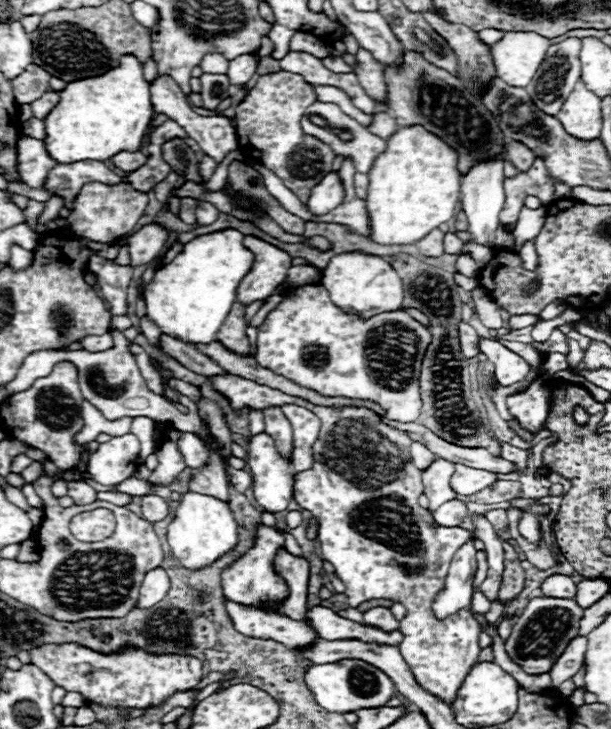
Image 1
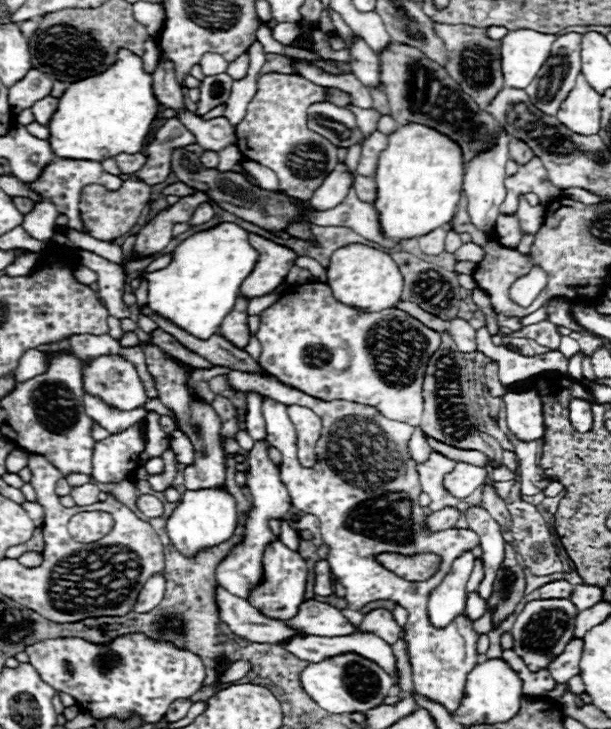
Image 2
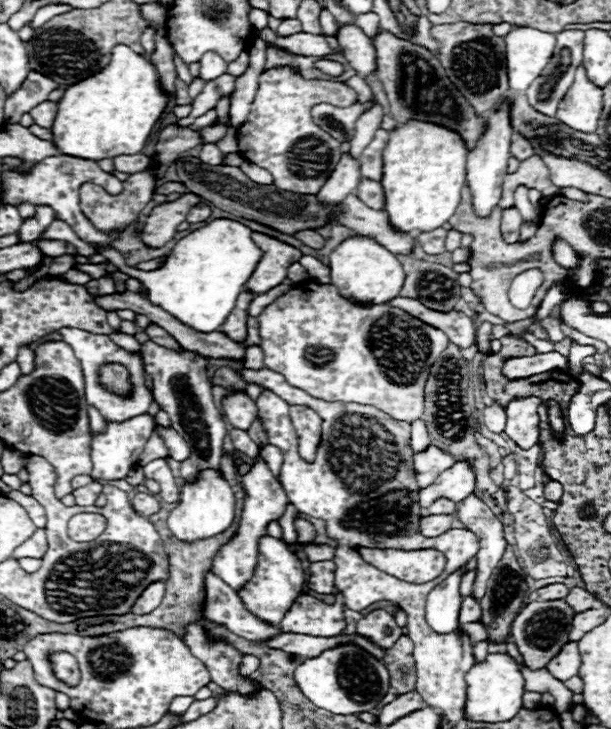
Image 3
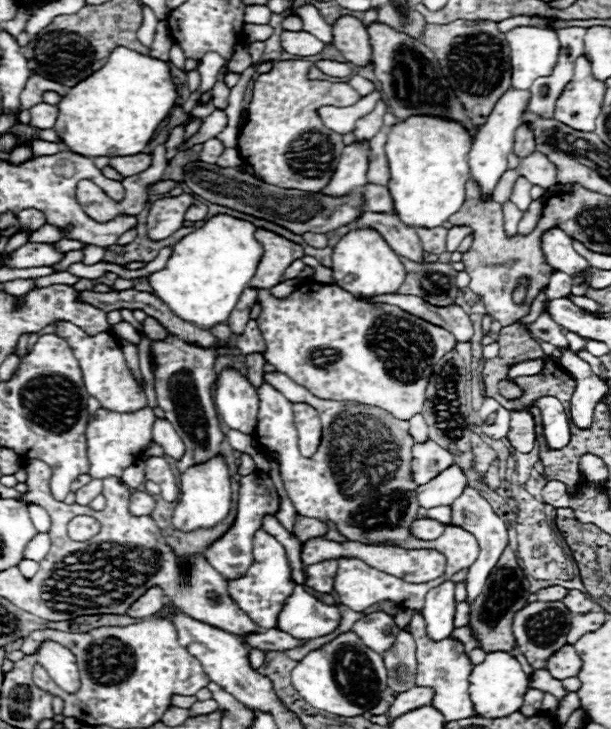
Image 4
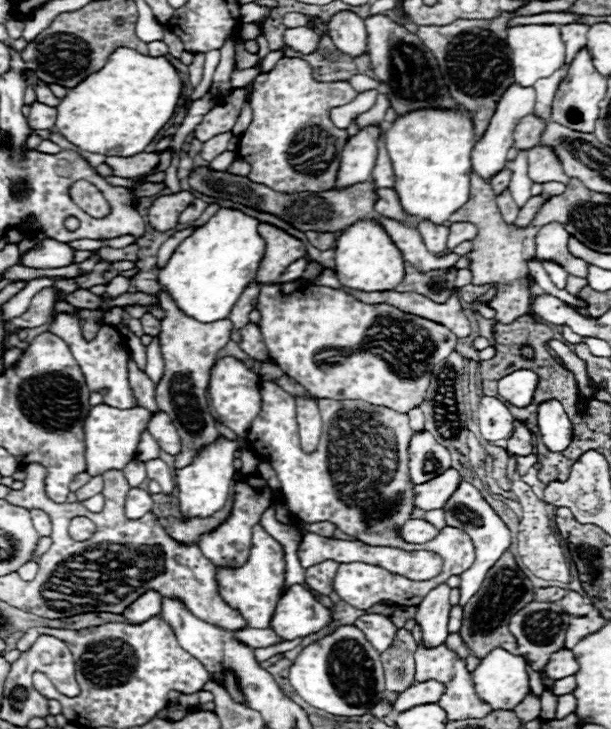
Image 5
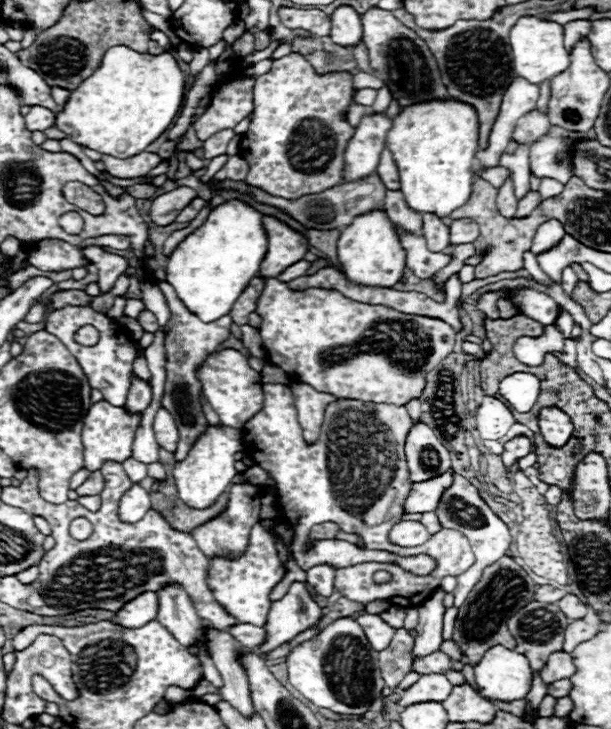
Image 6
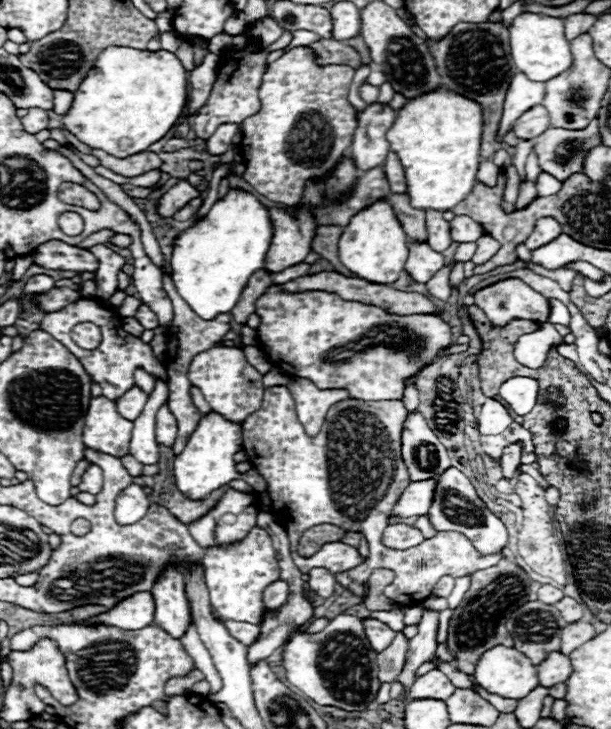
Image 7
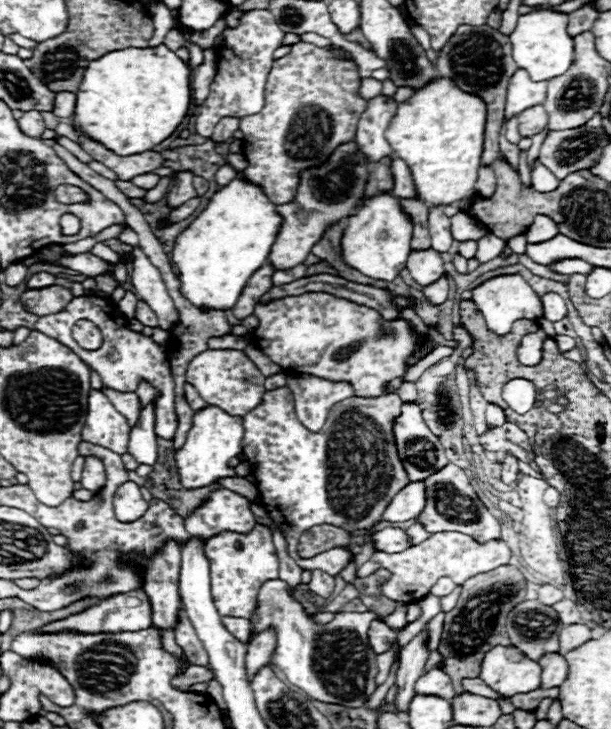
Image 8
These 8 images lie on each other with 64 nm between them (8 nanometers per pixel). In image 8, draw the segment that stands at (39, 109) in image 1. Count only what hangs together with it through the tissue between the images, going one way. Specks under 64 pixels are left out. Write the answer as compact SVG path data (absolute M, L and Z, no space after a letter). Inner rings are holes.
M38 110L24 112L24 116L18 120L18 126L20 126L22 134L26 134L26 136L30 136L30 138L40 138L42 132L46 130L44 120L42 120L42 116L40 116Z

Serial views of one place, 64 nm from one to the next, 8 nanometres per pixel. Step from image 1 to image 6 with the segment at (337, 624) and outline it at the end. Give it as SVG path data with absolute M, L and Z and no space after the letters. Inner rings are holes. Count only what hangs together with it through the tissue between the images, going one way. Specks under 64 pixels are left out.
M292 582L288 594L270 606L264 630L266 640L250 650L256 654L268 654L284 642L290 642L296 634L318 624L322 618L322 608L310 598L304 582Z

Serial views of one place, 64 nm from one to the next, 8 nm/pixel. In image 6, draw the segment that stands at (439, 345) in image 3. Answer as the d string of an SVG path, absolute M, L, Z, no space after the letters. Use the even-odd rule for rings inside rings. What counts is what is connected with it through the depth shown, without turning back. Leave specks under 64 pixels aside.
M270 278L264 286L256 312L262 318L260 336L272 364L284 368L290 378L312 384L318 392L330 392L348 400L406 404L410 398L420 398L426 382L424 376L454 350L456 342L454 328L440 318L400 314L384 306L368 306L348 300L336 290L308 288L294 292L276 278Z

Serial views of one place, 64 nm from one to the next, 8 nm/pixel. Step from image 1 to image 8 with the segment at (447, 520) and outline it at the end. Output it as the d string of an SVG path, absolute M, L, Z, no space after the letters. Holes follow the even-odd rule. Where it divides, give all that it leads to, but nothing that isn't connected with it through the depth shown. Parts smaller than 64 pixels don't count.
M384 528L376 534L372 534L372 546L374 550L396 554L408 548L408 536L404 530L398 528Z

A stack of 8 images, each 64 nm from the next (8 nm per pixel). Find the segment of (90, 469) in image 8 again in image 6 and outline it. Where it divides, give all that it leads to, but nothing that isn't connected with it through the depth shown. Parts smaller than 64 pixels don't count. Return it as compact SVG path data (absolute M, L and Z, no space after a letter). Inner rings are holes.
M96 470L96 472L90 472L88 480L80 488L76 488L76 492L78 496L92 496L92 494L100 494L102 488L104 488L104 478L100 470Z

